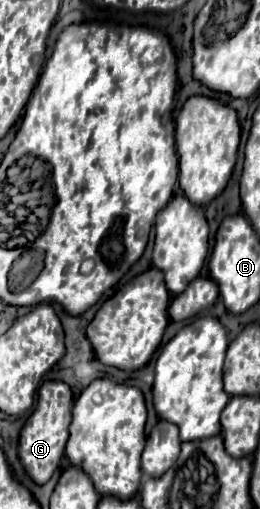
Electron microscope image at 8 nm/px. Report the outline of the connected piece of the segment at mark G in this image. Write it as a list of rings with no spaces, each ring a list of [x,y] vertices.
[[[46,381],[38,391],[38,405],[20,431],[20,461],[34,483],[44,485],[58,469],[68,441],[68,425],[72,421],[72,391],[62,381]]]

